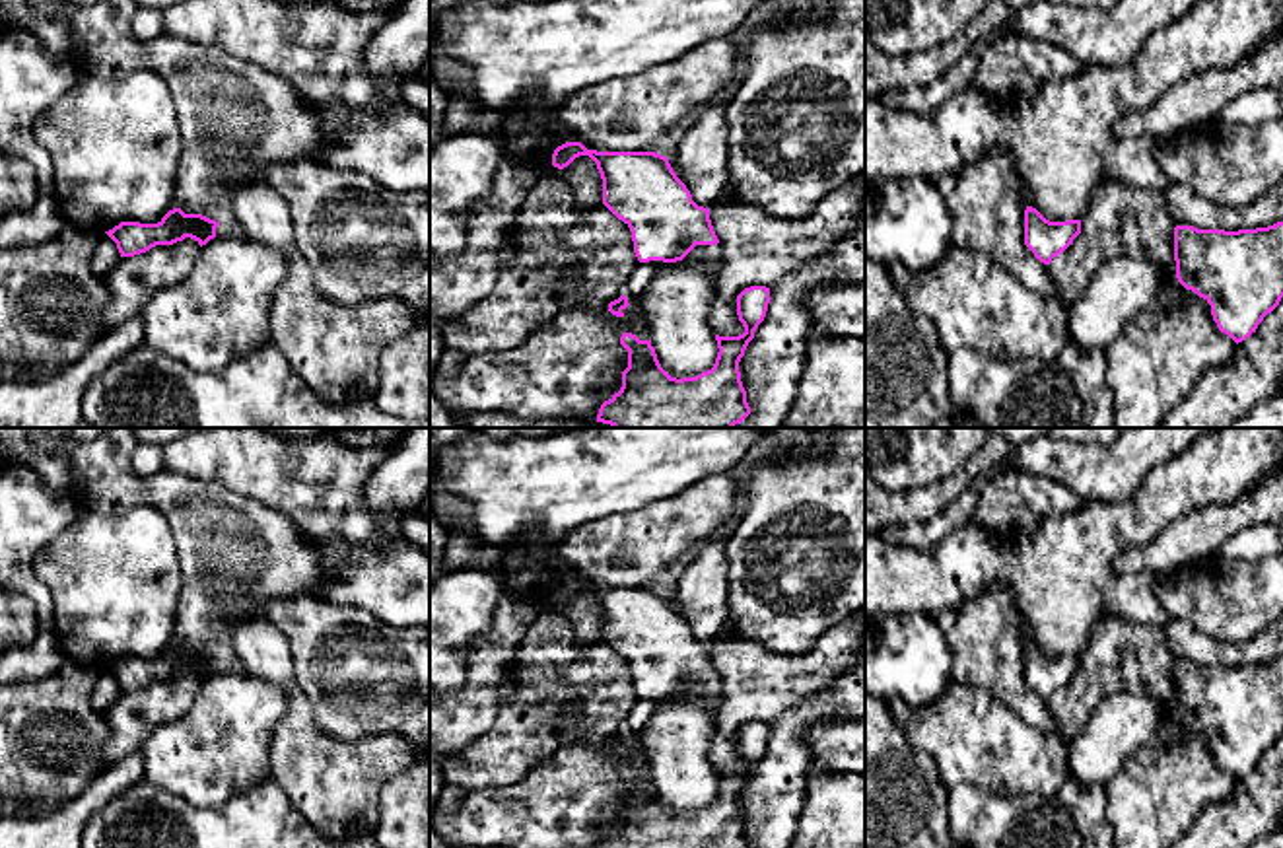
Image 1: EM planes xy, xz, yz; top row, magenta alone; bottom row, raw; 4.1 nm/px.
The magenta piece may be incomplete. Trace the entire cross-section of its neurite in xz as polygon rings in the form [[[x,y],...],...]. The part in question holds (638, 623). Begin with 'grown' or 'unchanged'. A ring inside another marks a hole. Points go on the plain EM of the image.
grown | [[[566,578],[552,589],[552,601],[568,603],[575,593],[589,591],[603,615],[603,640],[622,655],[634,677],[640,698],[653,704],[682,696],[692,685],[702,692],[704,706],[715,718],[721,704],[721,679],[713,667],[710,646],[692,636],[686,620],[676,613],[669,595],[655,587],[597,587],[581,578]]]

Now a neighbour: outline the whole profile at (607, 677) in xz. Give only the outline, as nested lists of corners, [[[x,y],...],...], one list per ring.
[[[542,611],[498,698],[494,725],[445,759],[445,784],[465,792],[513,784],[558,749],[624,731],[640,696],[628,659],[605,640],[579,646],[568,618]]]

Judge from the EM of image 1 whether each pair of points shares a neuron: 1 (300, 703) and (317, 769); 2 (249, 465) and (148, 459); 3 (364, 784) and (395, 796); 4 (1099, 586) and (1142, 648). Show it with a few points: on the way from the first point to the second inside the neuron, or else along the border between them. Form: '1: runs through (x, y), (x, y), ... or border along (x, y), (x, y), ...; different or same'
1: runs through (300, 718), (302, 753); same
2: border along (160, 448), (164, 467); different
3: border along (409, 767), (381, 788), (376, 827); different
4: border along (1161, 629), (1105, 615), (1095, 625), (1085, 646); different

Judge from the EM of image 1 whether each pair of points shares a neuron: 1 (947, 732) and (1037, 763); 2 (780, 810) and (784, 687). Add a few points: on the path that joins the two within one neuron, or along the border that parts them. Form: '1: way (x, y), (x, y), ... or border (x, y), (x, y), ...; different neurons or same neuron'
1: way (969, 734), (1015, 759); same neuron
2: border (823, 687), (784, 710), (770, 724); different neurons

